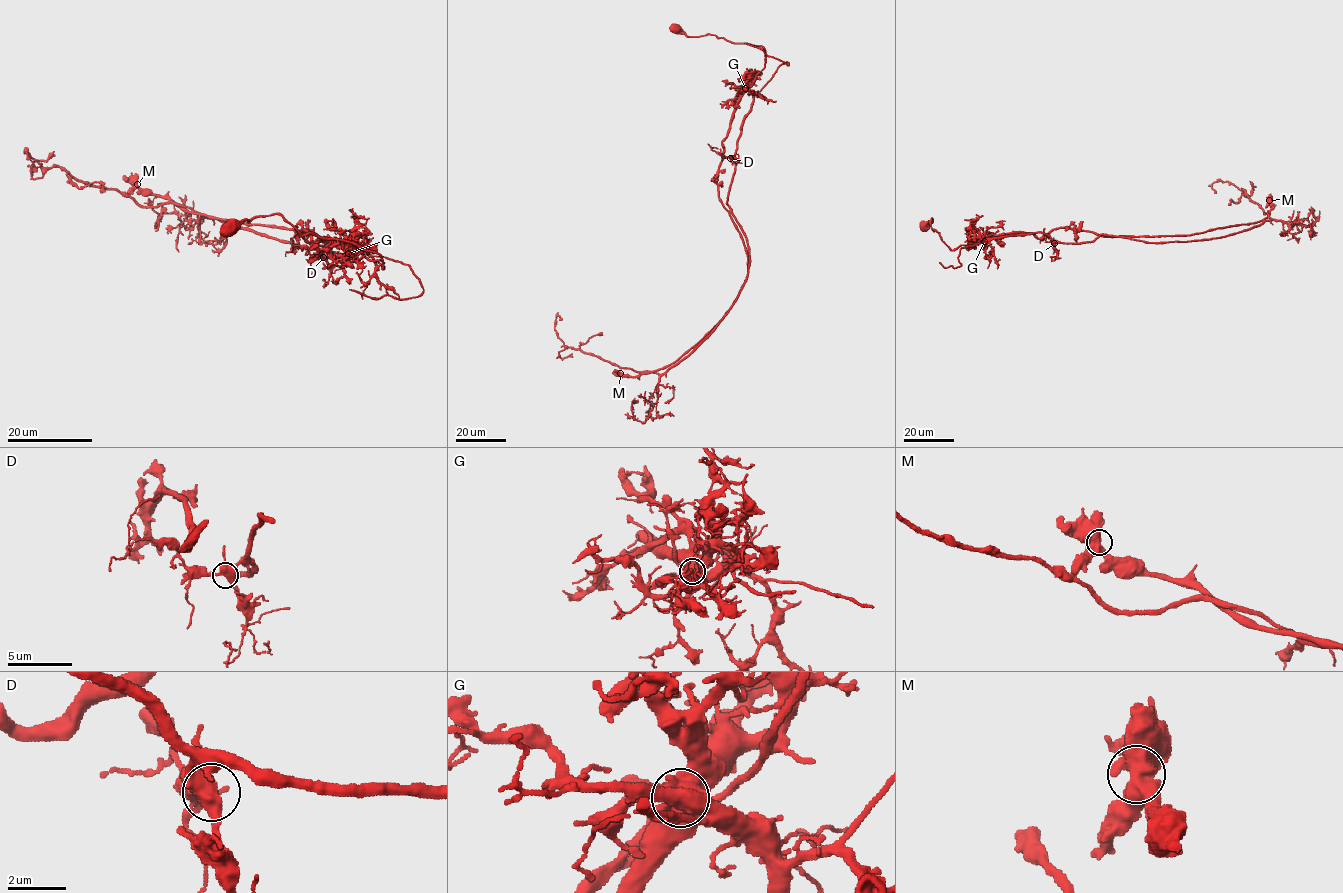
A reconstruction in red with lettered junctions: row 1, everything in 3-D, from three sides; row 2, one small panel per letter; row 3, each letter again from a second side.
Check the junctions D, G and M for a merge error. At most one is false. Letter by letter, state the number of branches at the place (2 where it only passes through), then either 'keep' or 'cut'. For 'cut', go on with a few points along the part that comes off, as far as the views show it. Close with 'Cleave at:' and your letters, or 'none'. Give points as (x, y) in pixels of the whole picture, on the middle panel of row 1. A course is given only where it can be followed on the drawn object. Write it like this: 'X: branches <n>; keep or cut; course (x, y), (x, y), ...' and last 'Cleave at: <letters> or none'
D: branches 4; keep
G: branches 4; cut; course (745, 88), (753, 104), (727, 204), (749, 266), (727, 314), (660, 374), (567, 347), (554, 329), (561, 320)
M: branches 4; keep
Cleave at: G

